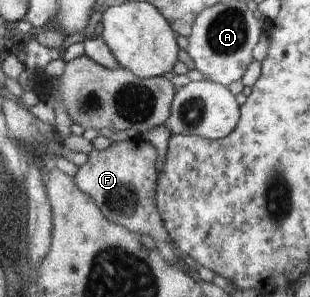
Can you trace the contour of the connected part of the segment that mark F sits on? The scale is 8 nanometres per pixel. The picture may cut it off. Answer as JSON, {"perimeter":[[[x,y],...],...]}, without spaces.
{"perimeter":[[[142,136],[111,142],[105,150],[93,148],[86,163],[78,167],[73,178],[76,187],[86,192],[102,215],[112,223],[141,236],[149,235],[154,240],[171,241],[155,204],[158,175],[154,166],[156,157],[156,148]]]}

